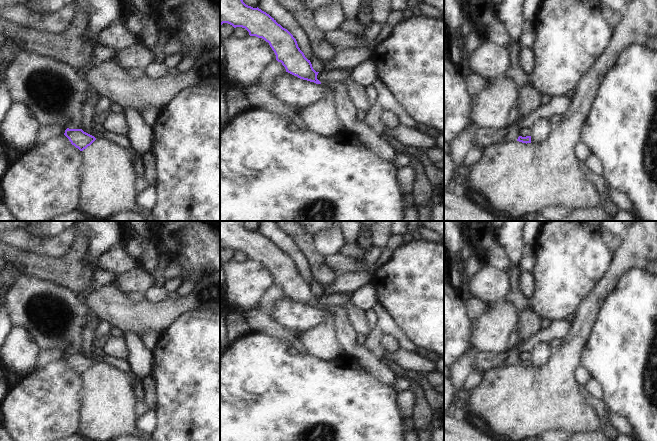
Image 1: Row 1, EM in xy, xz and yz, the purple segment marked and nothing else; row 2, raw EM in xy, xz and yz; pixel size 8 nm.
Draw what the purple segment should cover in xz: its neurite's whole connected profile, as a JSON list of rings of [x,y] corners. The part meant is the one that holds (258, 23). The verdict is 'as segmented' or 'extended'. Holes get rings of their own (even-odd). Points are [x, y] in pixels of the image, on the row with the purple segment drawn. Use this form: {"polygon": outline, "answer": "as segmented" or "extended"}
{"polygon": [[[220,0],[220,26],[228,23],[245,28],[250,36],[264,39],[286,72],[300,79],[321,84],[310,60],[298,47],[293,35],[261,9],[246,5],[243,0]]], "answer": "as segmented"}

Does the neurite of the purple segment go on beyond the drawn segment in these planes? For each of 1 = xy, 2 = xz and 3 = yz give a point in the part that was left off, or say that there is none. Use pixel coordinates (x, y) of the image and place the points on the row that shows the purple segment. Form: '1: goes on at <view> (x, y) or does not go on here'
1: does not go on here
2: does not go on here
3: does not go on here

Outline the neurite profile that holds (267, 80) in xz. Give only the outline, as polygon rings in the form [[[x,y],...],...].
[[[275,60],[263,72],[258,84],[272,92],[275,81],[285,72],[286,69],[282,63]]]

